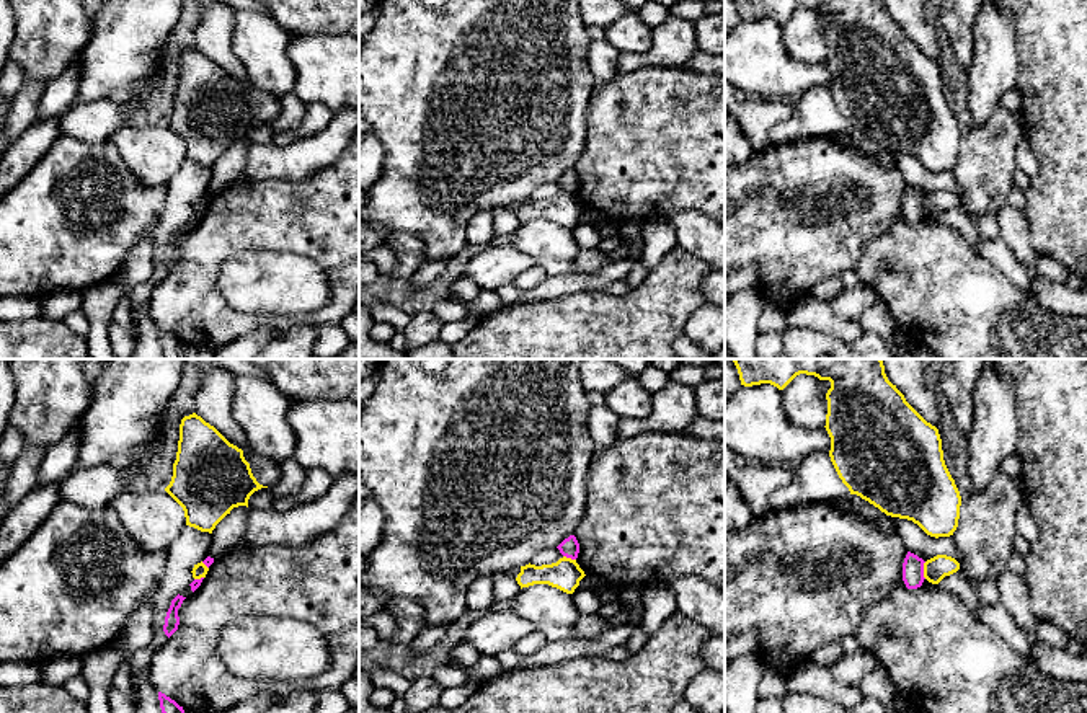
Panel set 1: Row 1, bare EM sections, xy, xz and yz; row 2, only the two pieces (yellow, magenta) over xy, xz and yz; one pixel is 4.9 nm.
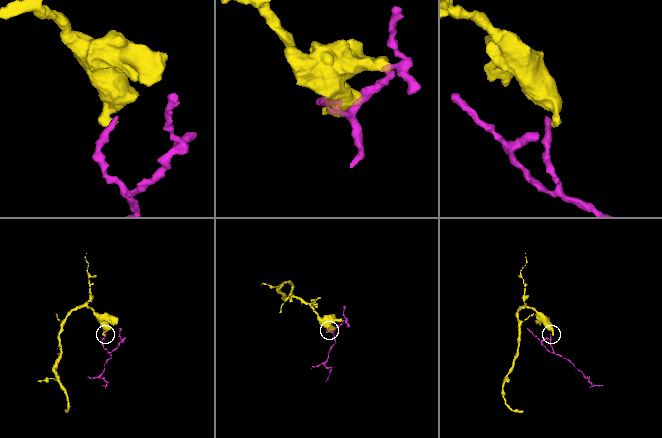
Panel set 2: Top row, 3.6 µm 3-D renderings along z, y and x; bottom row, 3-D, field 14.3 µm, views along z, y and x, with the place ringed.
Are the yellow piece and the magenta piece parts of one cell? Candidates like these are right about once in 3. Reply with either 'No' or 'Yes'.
No

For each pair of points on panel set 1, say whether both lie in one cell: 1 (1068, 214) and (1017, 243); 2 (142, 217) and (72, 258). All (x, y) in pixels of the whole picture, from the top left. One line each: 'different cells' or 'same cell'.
1: different cells
2: same cell

